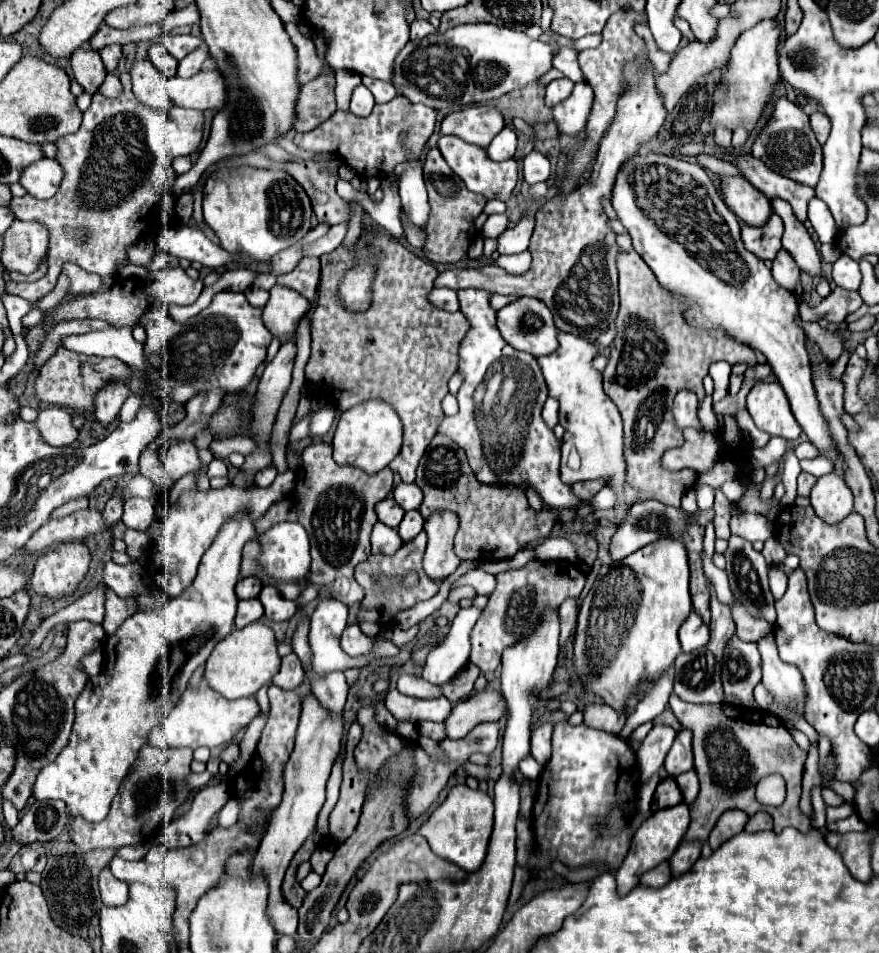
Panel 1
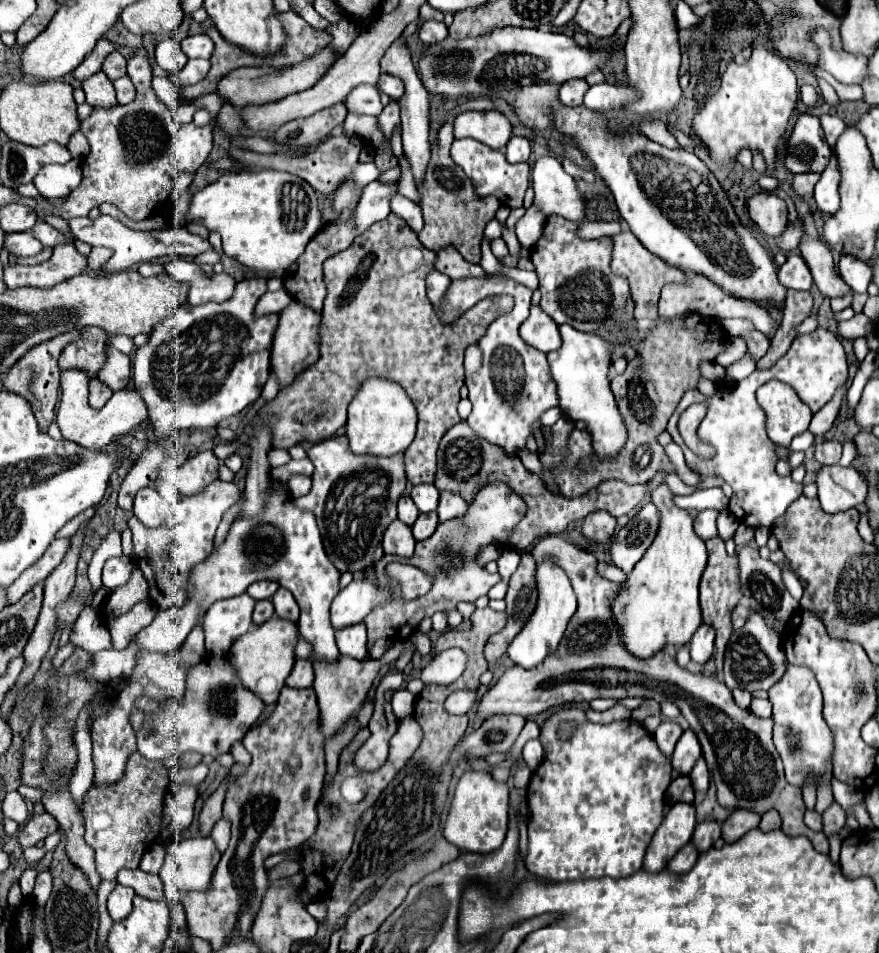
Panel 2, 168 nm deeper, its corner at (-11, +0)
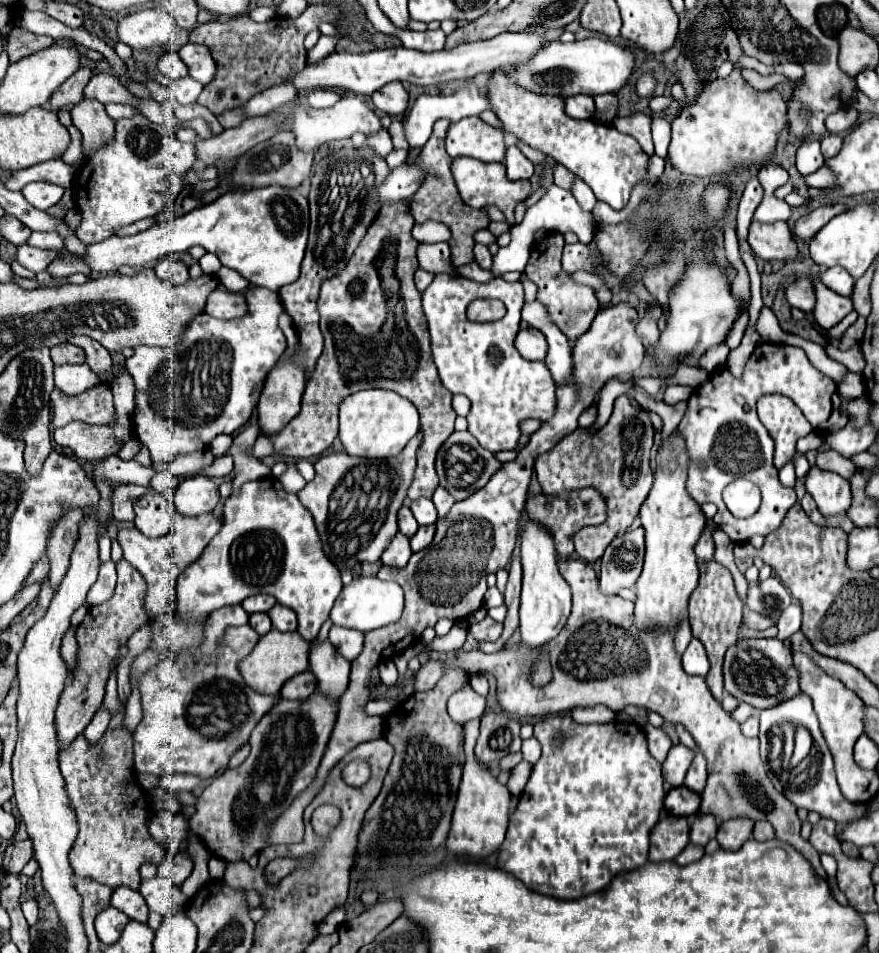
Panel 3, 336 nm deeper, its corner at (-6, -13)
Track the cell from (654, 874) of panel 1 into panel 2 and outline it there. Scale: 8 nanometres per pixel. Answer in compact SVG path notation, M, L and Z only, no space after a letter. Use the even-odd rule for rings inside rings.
M688 842L670 862L668 862L668 872L674 872L674 874L686 874L698 860L698 852L696 848Z

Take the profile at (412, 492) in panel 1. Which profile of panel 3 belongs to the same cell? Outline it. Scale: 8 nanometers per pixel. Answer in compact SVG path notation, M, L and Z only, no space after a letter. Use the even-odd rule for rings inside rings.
M417 499L411 503L411 511L419 525L433 525L437 521L437 509L431 499Z

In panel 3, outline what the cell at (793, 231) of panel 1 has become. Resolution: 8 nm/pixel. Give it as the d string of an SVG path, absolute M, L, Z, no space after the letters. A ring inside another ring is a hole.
M815 281L815 289L817 289L817 305L815 305L815 321L819 327L823 327L825 331L829 331L831 327L835 327L845 315L849 315L853 311L851 299L833 293L831 289L823 287L821 283Z

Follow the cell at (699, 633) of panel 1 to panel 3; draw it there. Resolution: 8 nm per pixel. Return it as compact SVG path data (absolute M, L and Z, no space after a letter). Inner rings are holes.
M693 639L689 643L689 647L685 649L685 653L683 653L683 669L689 675L701 675L701 677L707 675L707 671L709 671L709 659L707 659L707 653L705 653L701 641Z

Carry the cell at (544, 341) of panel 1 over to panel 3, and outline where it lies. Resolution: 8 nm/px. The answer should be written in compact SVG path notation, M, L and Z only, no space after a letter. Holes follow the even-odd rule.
M535 327L521 329L515 337L515 347L527 361L543 361L547 355L547 339Z

